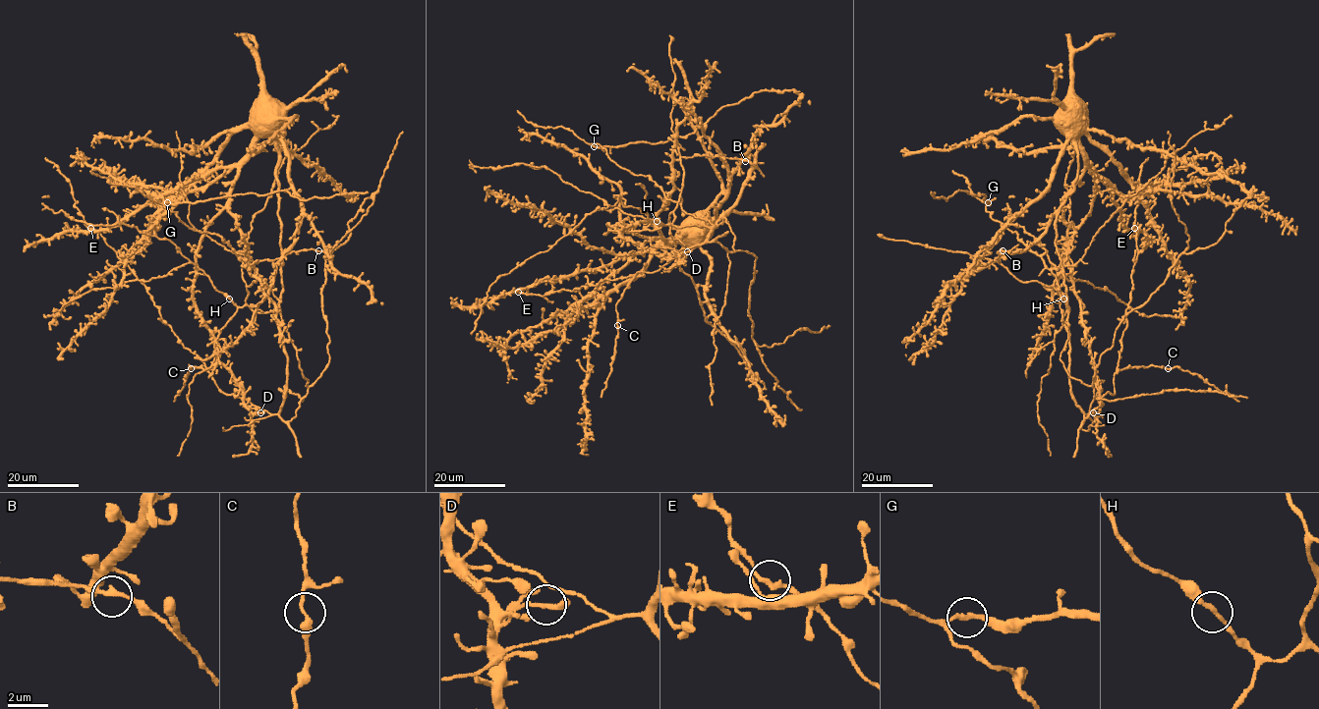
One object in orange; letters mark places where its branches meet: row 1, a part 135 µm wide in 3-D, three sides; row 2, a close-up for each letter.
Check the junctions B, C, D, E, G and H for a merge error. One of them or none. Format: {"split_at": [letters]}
{"split_at": ["G"]}

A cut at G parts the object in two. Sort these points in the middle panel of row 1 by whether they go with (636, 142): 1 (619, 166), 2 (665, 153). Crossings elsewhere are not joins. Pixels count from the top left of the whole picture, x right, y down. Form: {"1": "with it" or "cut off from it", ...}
{"1": "cut off from it", "2": "cut off from it"}

